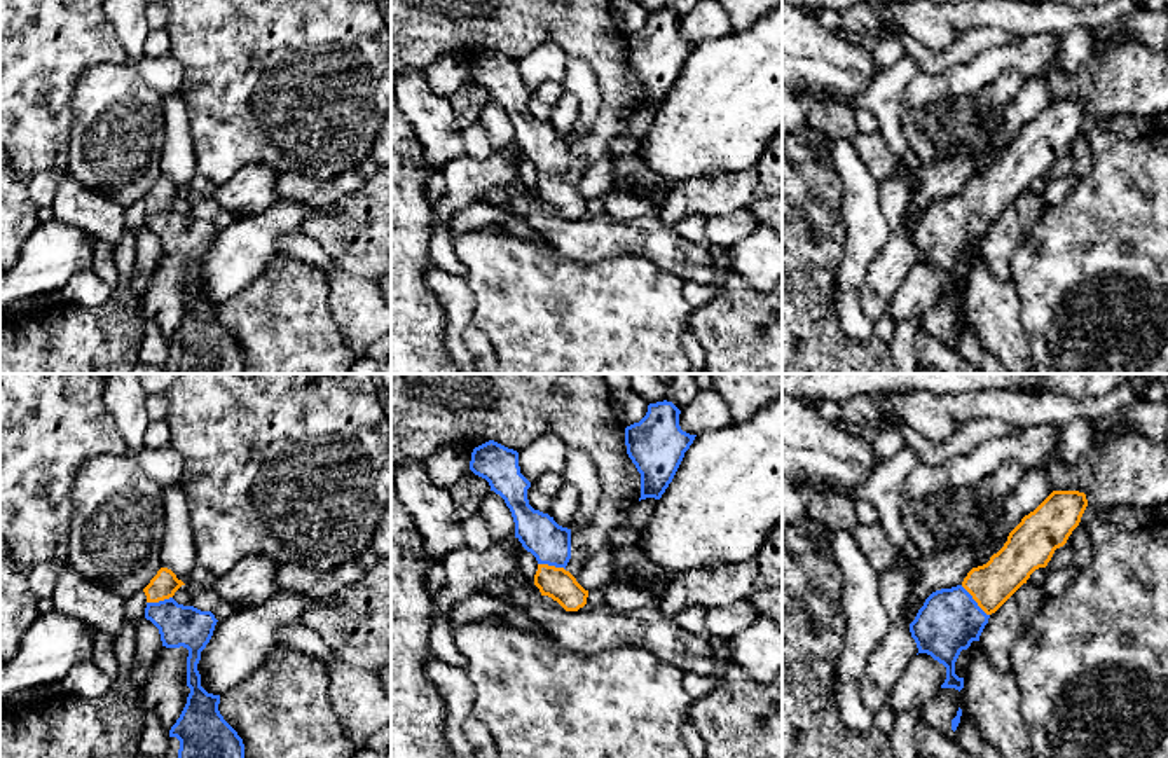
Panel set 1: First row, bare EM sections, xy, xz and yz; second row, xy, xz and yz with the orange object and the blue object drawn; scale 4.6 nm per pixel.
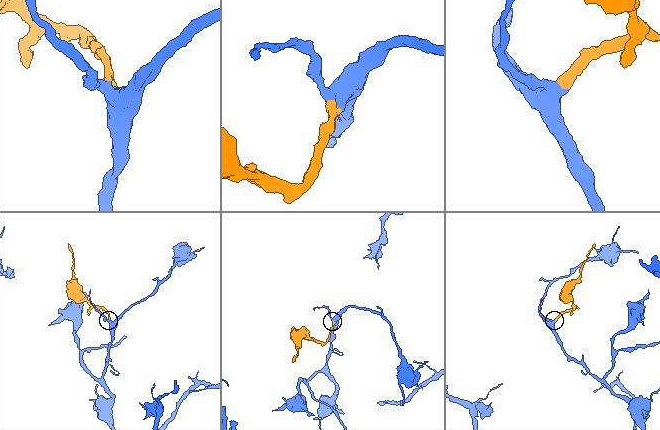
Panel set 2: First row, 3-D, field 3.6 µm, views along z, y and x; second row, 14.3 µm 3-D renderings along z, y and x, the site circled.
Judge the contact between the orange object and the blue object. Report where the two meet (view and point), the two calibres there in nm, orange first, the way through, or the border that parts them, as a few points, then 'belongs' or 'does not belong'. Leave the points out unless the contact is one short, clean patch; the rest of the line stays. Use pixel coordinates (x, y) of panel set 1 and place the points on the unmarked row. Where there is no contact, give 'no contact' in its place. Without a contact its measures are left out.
yz (975, 208) | 200/280 nm | across yz (992, 192), (975, 208), (959, 224), (950, 227) | belongs

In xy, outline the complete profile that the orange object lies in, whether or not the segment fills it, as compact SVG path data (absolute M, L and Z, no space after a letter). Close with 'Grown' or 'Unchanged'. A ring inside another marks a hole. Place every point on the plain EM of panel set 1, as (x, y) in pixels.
M161 176L143 197L147 204L145 227L161 243L162 255L187 257L187 313L169 339L180 349L178 374L243 374L244 353L237 341L218 320L220 304L201 295L197 272L201 260L210 252L216 227L211 220L178 213L173 204L185 194L176 183Z. Grown

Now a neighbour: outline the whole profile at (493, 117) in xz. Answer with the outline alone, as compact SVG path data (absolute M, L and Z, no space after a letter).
M491 100L480 112L478 122L487 129L496 150L515 145L515 131L505 108Z

